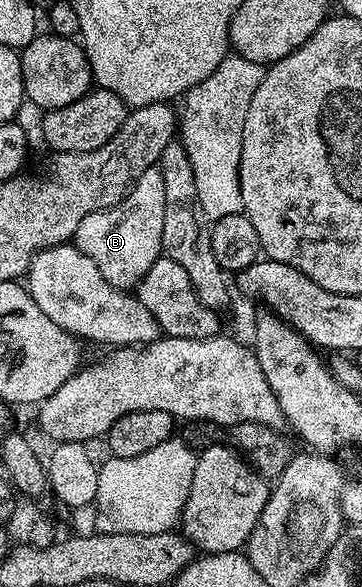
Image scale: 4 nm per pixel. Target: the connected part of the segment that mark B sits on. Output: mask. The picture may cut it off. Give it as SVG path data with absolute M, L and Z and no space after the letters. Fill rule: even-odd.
M153 168L142 172L136 185L117 206L86 216L86 220L78 224L74 244L95 260L98 272L102 272L110 284L131 291L162 257L162 216L165 212L166 188L163 187L162 172Z

